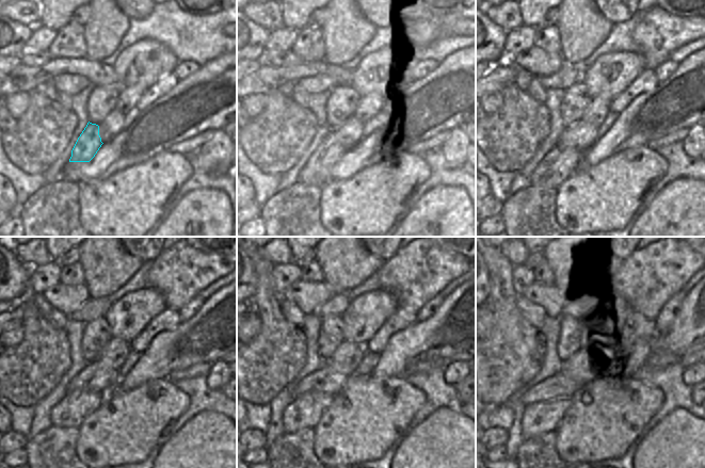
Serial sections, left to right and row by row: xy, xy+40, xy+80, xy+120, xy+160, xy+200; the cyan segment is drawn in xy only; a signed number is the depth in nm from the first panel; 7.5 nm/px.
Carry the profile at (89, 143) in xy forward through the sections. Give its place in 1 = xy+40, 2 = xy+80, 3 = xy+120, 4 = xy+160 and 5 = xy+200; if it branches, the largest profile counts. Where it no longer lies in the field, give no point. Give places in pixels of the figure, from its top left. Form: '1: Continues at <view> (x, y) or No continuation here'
1: Continues at xy+40 (316, 172)
2: Continues at xy+80 (561, 162)
3: Continues at xy+120 (69, 413)
4: Continues at xy+160 (305, 412)
5: Continues at xy+200 (541, 417)

